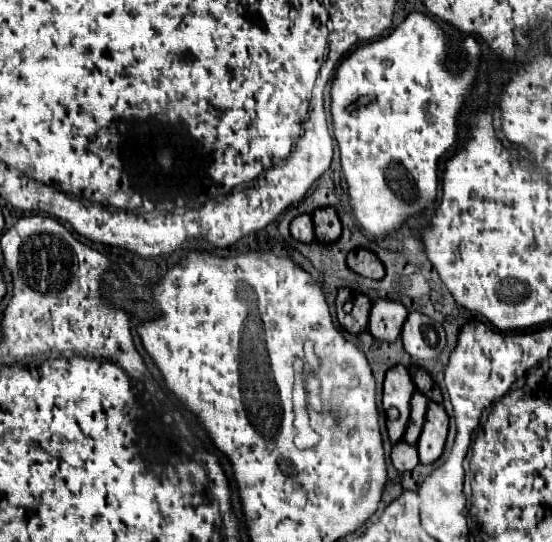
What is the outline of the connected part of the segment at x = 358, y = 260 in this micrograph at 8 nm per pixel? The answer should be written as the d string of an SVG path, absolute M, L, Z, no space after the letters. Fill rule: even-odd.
M359 248L355 252L349 252L347 256L347 266L359 274L359 276L365 276L365 278L371 278L371 280L381 280L385 276L385 268L383 264L379 262L379 258L365 250L365 248Z

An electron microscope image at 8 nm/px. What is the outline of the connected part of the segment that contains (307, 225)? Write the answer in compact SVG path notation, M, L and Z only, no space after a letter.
M303 214L303 216L297 216L293 222L291 222L291 236L303 244L311 244L315 240L315 234L313 234L313 222L311 222L311 216L309 214Z

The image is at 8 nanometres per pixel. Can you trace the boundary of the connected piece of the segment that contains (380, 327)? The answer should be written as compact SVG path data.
M377 300L369 314L369 332L375 340L395 342L401 338L401 328L407 320L407 310L399 302Z

